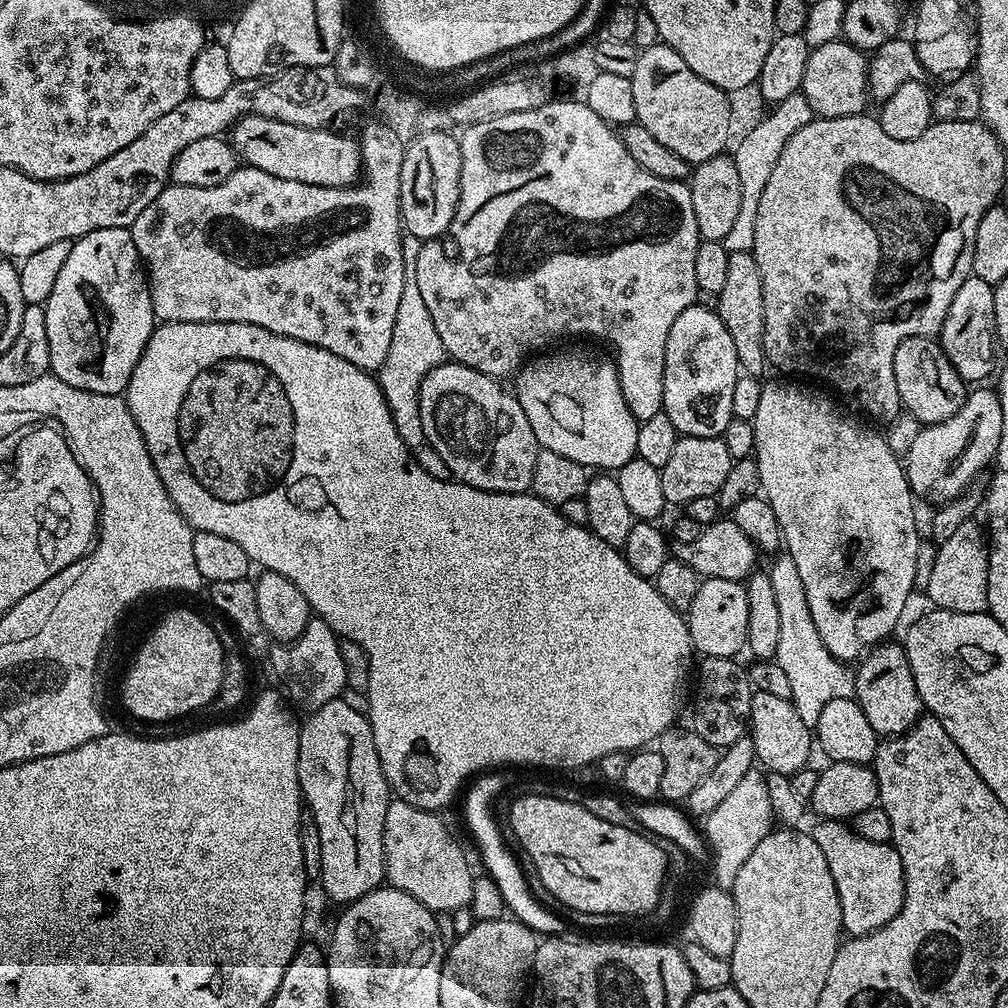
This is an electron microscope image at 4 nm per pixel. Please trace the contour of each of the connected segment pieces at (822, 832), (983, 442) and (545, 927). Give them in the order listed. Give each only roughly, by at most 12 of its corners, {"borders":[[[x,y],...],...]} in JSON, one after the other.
{"borders":[[[847,823],[810,828],[834,874],[843,931],[869,936],[902,910],[891,843]],[[976,386],[926,424],[904,472],[917,501],[957,500],[1002,442],[1002,402]],[[506,772],[478,776],[465,791],[464,820],[509,913],[540,936],[567,929],[532,894],[500,834],[493,803]]]}

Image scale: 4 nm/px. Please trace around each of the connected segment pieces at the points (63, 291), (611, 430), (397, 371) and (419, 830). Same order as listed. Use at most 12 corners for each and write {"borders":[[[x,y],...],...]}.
{"borders":[[[127,228],[75,241],[50,372],[118,396],[158,326]],[[537,355],[514,395],[543,451],[589,470],[637,459],[615,363]],[[405,263],[378,379],[398,438],[426,443],[420,387],[445,363],[442,338]],[[389,799],[391,887],[432,912],[471,905],[474,869],[442,817]]]}

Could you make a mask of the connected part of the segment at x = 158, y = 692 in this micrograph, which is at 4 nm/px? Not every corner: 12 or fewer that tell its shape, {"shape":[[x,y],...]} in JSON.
{"shape":[[188,608],[140,644],[120,696],[140,720],[215,701],[226,645]]}

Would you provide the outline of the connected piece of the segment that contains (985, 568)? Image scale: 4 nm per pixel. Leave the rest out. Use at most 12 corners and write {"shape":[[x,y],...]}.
{"shape":[[977,519],[939,543],[924,589],[939,611],[988,607],[990,542]]}

